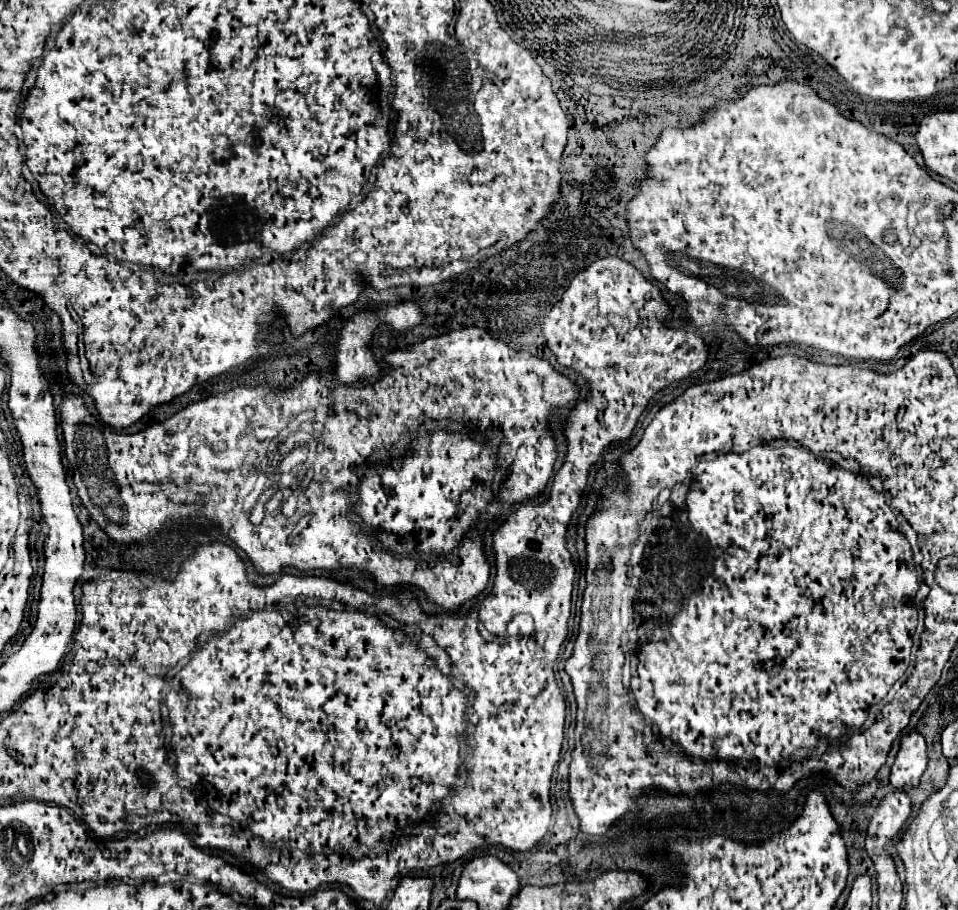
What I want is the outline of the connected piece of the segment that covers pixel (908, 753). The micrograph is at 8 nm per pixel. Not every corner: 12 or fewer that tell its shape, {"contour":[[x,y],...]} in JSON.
{"contour":[[921,733],[901,737],[891,767],[895,789],[917,787],[927,767]]}

